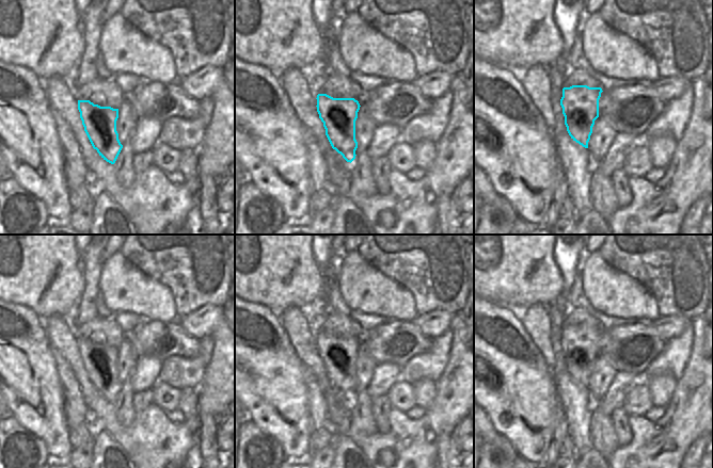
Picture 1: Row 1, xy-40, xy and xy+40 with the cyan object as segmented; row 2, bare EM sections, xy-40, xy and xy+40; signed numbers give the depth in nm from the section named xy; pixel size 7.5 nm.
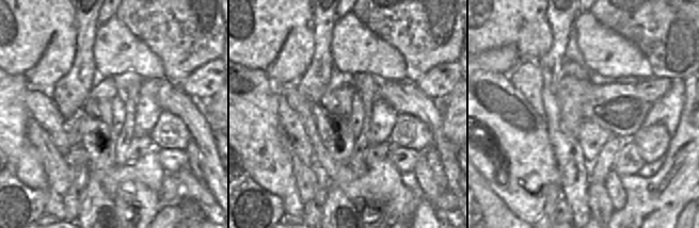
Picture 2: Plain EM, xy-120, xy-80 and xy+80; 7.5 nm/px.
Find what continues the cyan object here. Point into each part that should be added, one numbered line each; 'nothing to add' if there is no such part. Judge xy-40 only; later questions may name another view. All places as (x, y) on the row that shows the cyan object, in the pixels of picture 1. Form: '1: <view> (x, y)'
1: xy-40 (103, 92)

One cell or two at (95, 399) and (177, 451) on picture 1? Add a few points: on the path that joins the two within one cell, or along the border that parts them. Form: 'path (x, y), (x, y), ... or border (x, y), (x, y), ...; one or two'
path (111, 422), (124, 435), (159, 435); one

